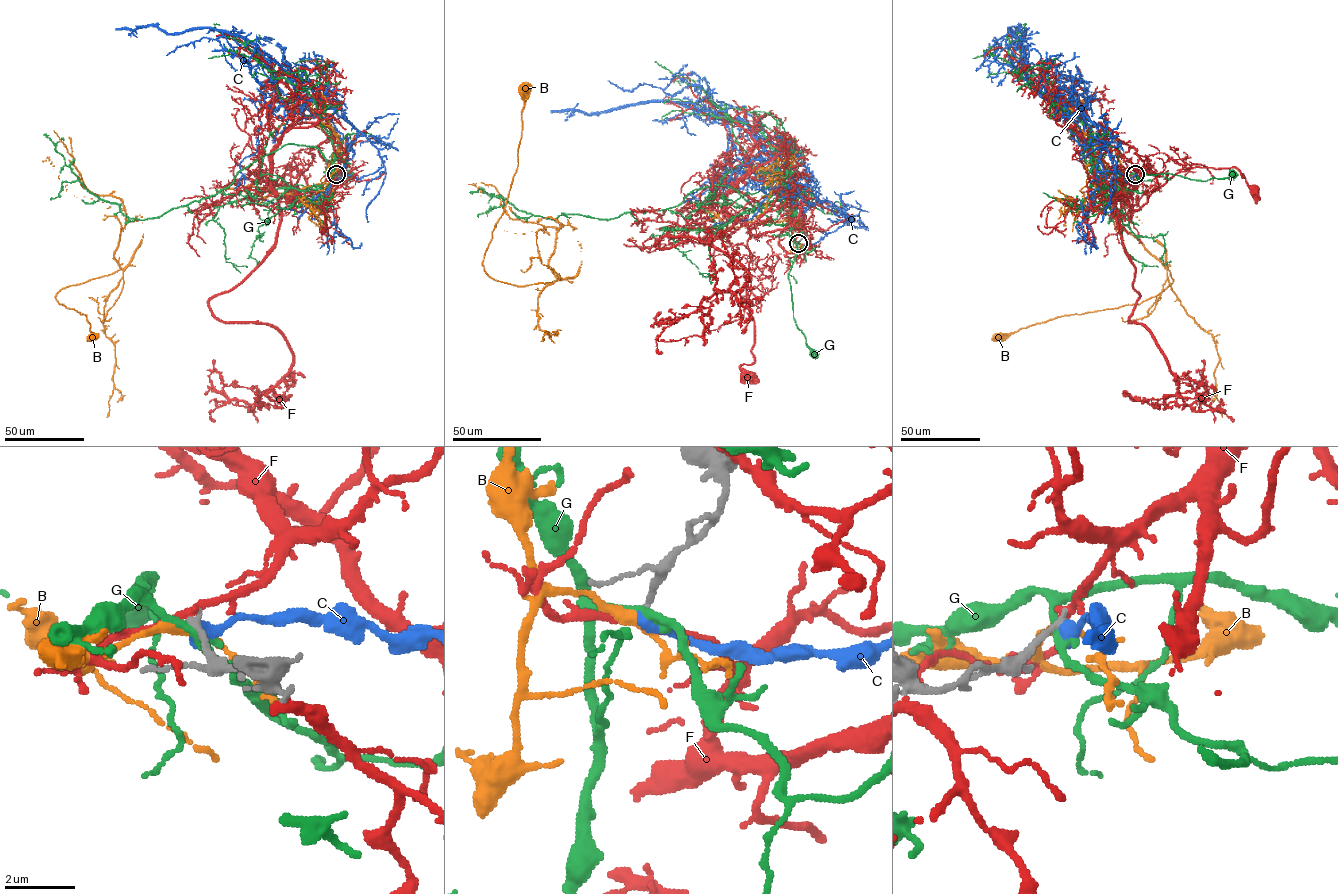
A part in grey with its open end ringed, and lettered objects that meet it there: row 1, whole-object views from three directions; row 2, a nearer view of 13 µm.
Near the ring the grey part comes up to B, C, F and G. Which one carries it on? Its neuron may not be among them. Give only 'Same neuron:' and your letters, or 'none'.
Same neuron: none

